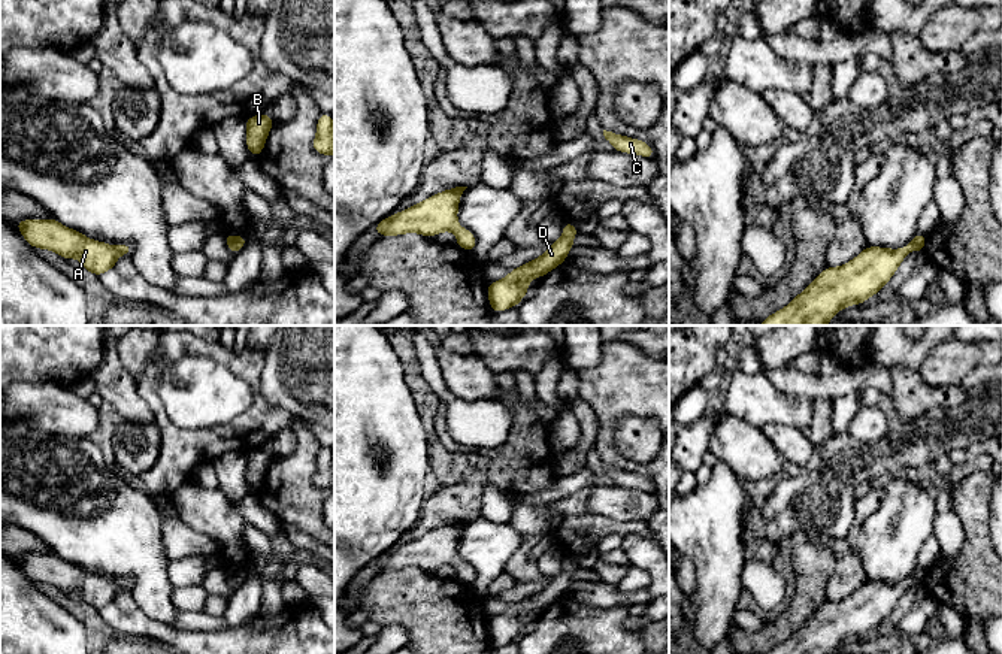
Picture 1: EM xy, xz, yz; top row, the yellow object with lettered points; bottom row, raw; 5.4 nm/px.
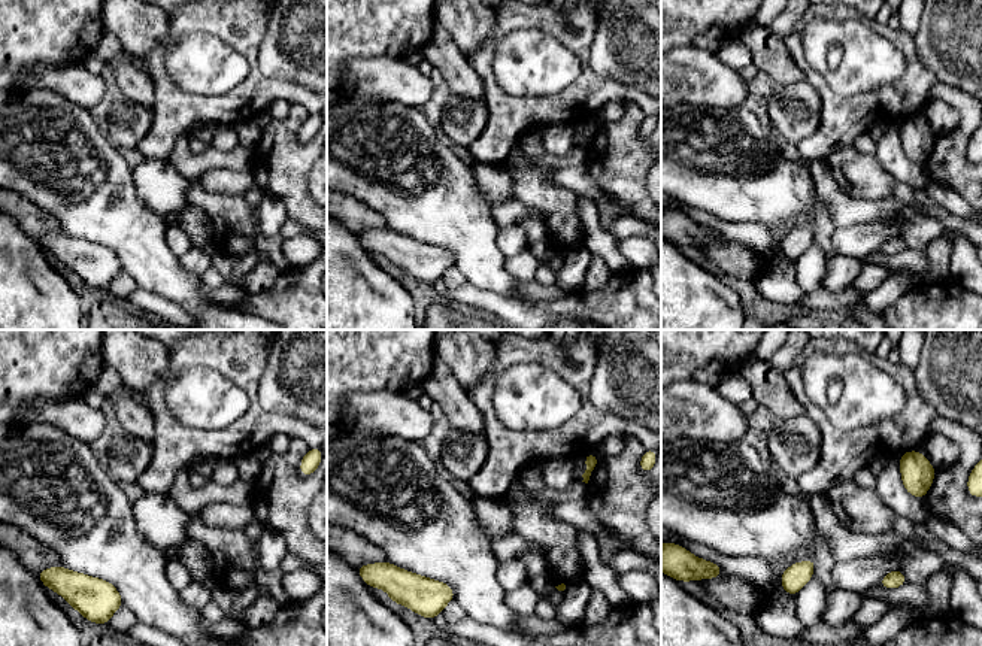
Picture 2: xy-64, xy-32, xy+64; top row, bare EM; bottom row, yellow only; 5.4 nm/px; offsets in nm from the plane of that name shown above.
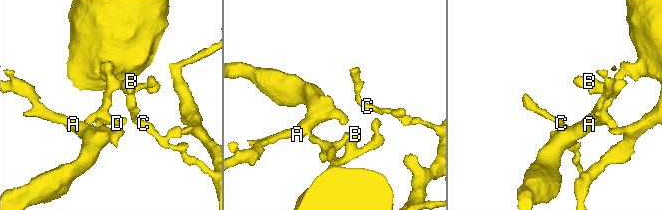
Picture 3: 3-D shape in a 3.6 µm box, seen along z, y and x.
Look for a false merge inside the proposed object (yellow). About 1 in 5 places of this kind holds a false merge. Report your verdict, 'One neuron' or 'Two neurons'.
One neuron

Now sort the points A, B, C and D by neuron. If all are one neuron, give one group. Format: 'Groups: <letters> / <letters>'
Groups: A B C D

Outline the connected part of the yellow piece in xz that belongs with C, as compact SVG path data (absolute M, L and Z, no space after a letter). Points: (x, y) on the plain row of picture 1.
M603 464L603 470L612 479L614 485L654 493L654 482L639 473L632 473L606 464Z

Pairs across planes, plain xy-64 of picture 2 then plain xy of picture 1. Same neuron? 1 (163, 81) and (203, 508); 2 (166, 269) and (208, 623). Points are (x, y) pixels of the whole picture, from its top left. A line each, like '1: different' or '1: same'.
1: different
2: different

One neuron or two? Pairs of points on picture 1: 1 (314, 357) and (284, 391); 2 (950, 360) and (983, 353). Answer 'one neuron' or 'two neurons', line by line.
1: one neuron
2: one neuron

